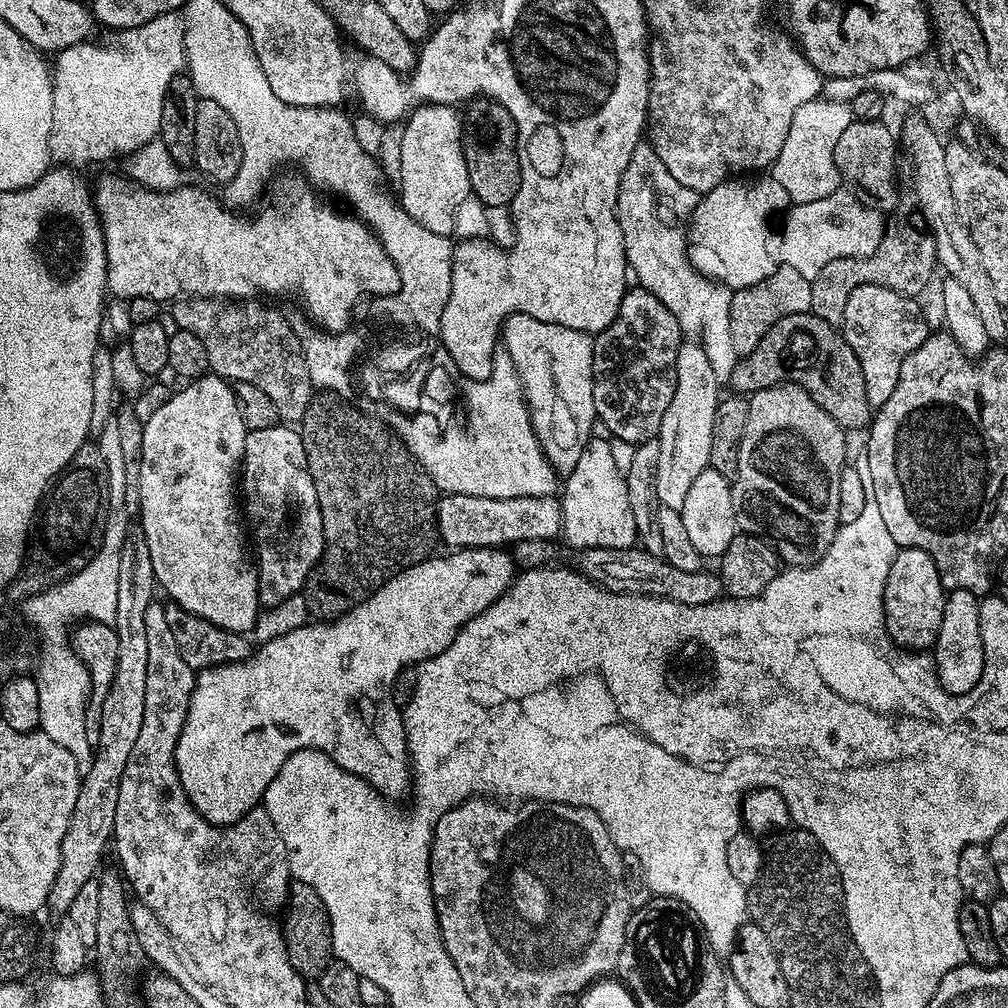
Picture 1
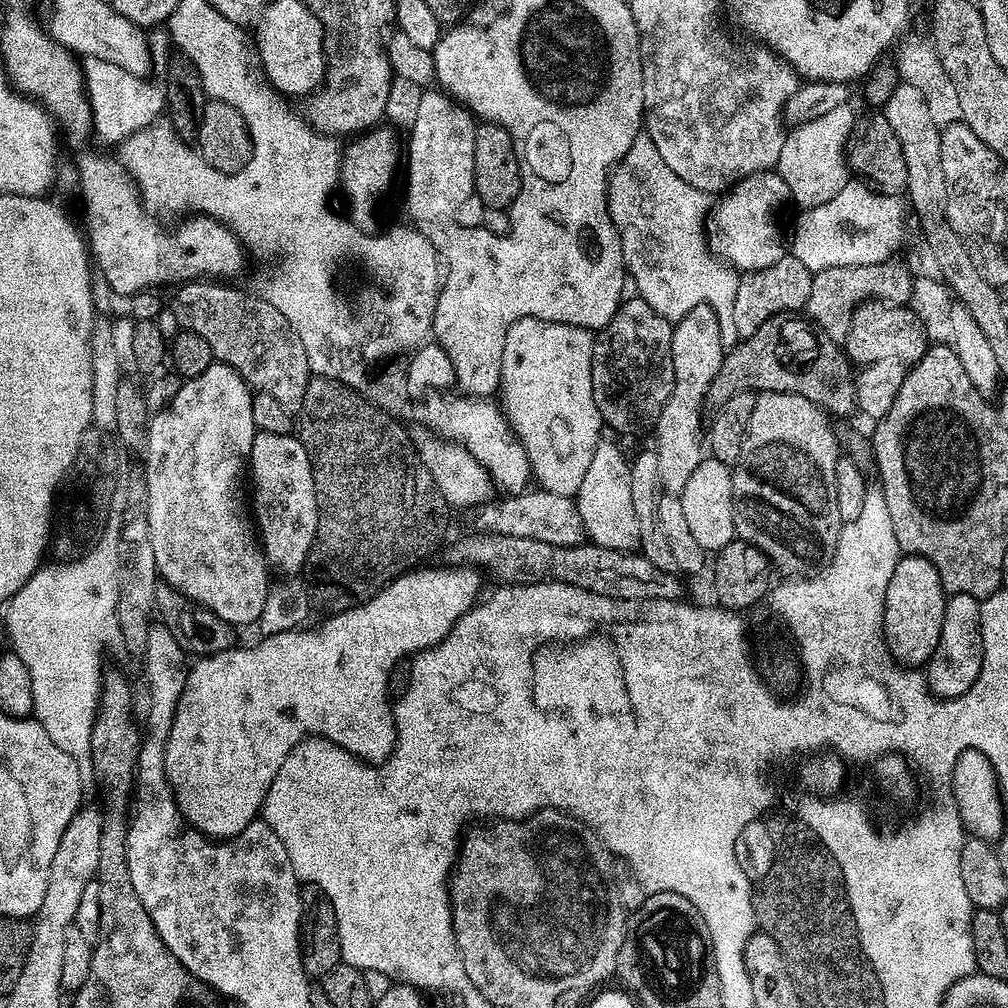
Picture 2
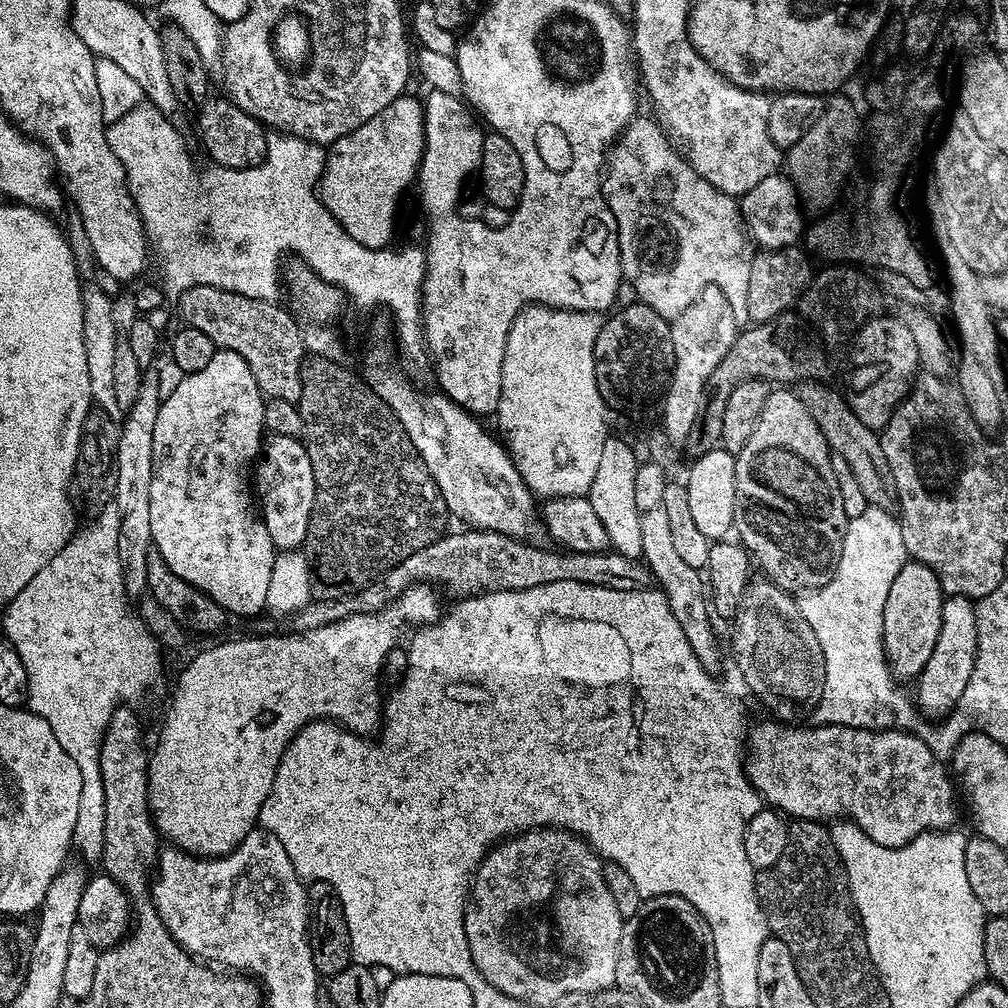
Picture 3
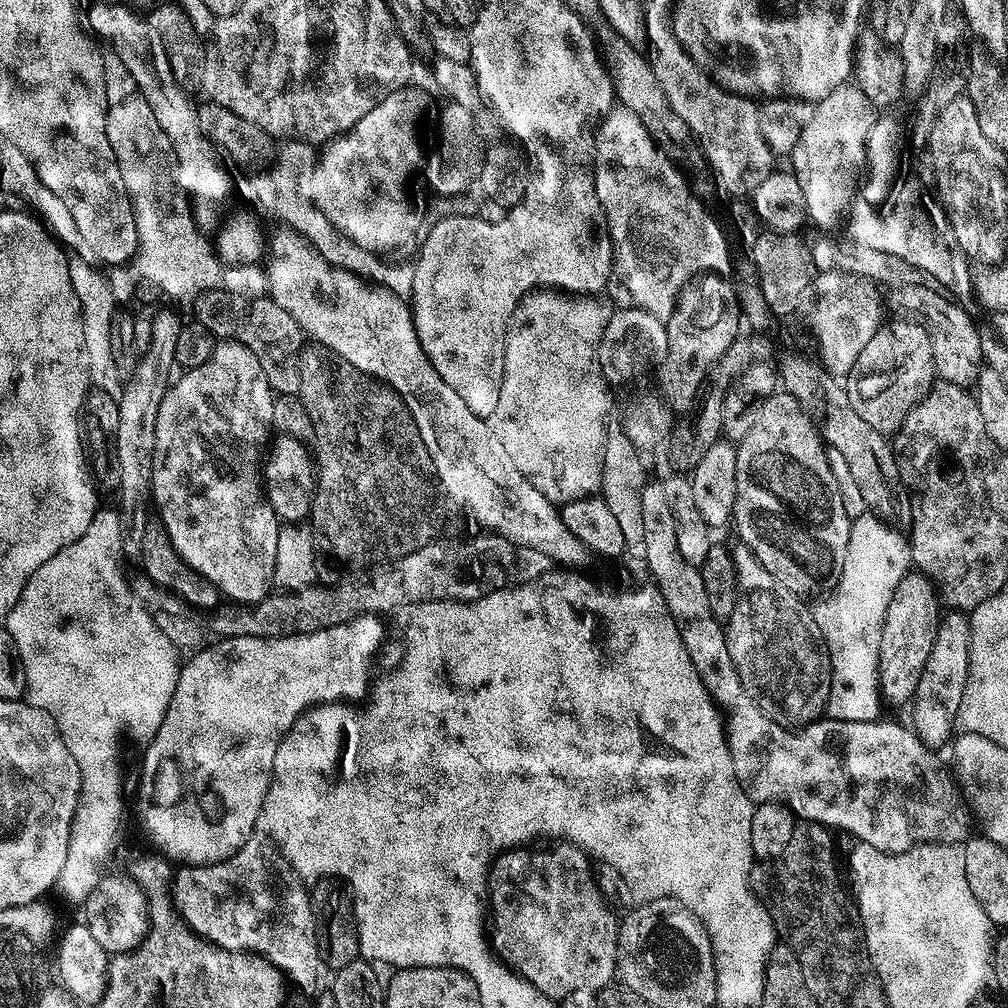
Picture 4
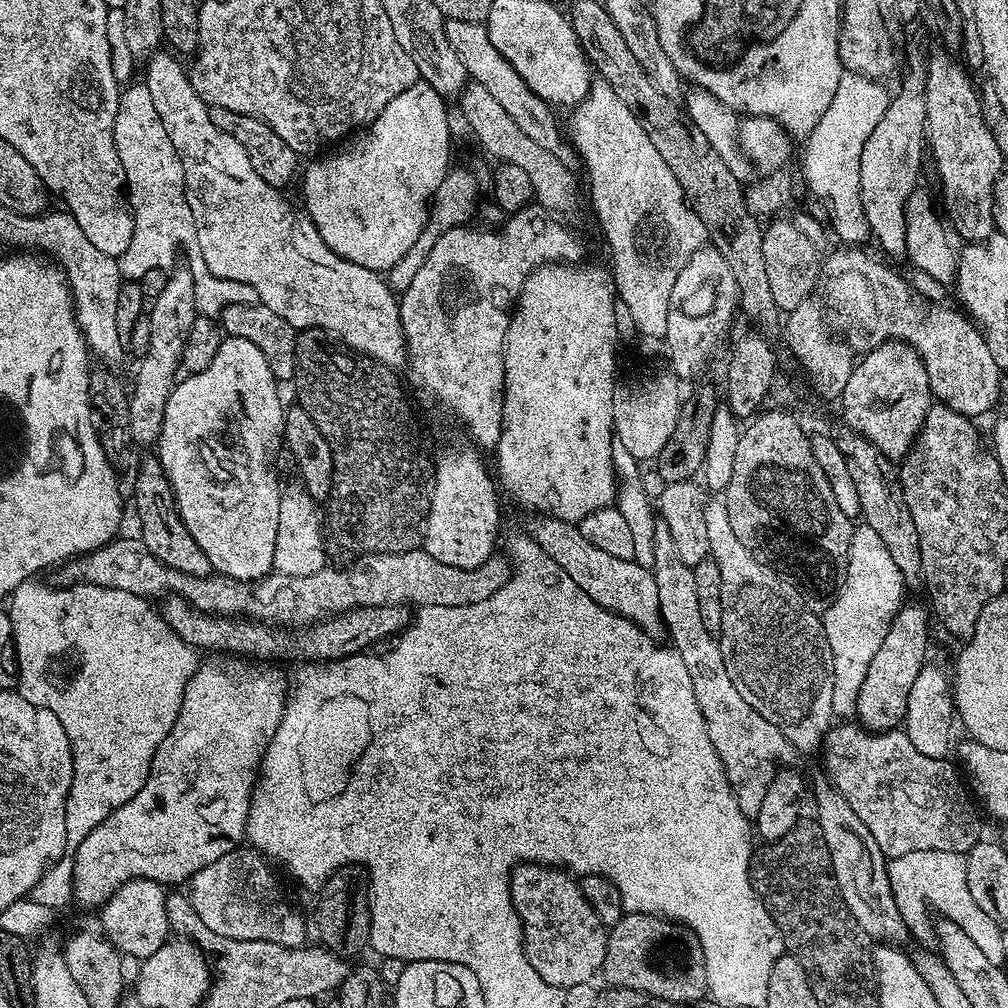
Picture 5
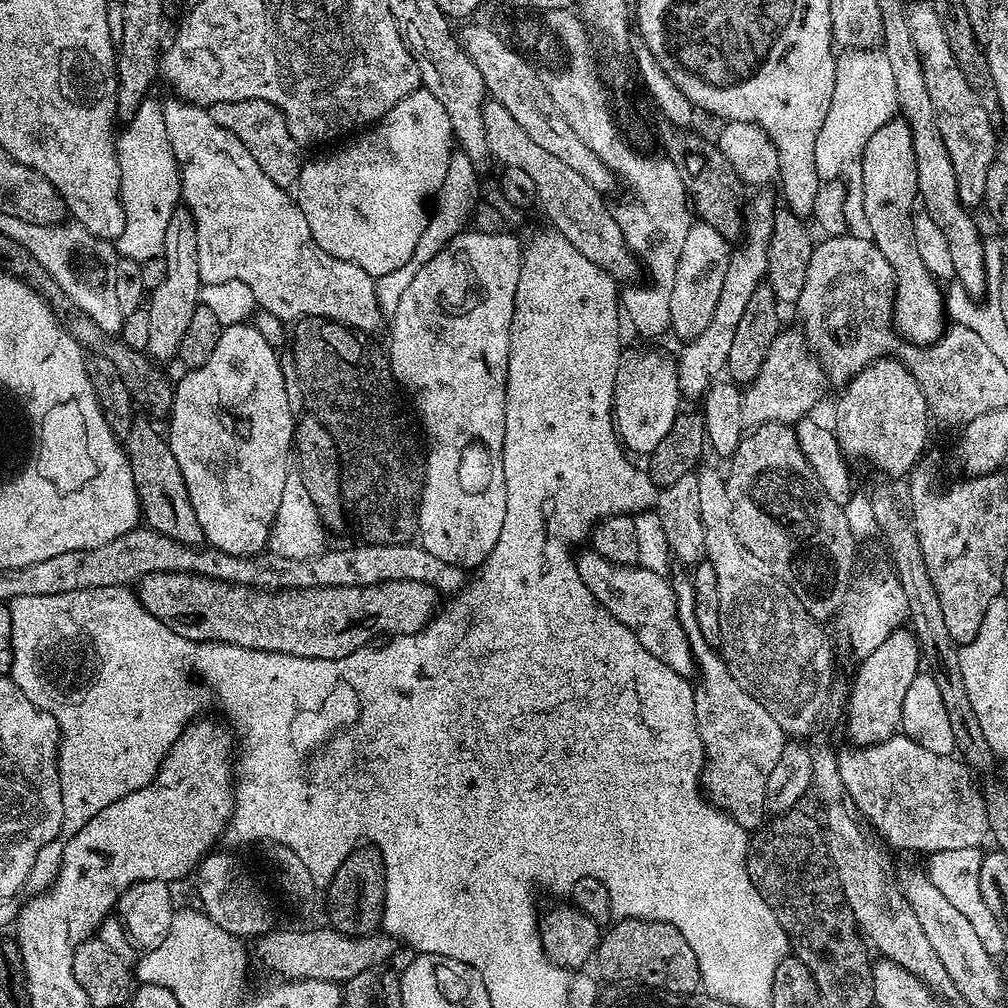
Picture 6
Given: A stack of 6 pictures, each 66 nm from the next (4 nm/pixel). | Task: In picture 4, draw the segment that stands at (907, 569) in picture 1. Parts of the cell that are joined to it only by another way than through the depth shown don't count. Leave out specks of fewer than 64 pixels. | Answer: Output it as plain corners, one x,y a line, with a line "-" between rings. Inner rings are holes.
910,570
898,582
896,593
890,598
890,606
886,610
886,618
882,626
882,642
880,643
880,676
879,695
885,704
907,705
918,687
923,667
930,656
932,644
935,642
936,630
942,619
942,605
936,595
936,588
931,580
919,570

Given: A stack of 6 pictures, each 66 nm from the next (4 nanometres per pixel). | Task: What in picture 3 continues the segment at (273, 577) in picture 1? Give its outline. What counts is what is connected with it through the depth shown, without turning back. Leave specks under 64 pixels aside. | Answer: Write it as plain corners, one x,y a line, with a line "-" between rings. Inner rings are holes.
277,435
271,439
263,445
262,455
254,468
254,492
260,495
258,504
262,509
262,523
265,532
270,534
273,549
296,550
308,539
308,527
316,501
314,470
303,439

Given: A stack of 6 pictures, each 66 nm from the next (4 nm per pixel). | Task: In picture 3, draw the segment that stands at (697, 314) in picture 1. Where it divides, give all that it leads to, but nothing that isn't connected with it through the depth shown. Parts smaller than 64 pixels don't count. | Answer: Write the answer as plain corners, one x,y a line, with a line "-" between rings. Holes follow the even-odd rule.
633,118
628,121
623,132
619,133
618,139
609,147
606,153
606,167
602,172
602,187
604,189
604,201
608,203
608,208
612,211
612,223
616,230
616,237
620,243
620,270
625,281
634,284
637,291
639,303
650,306
650,310
654,310
662,319
669,322
675,320
678,314
682,314
686,306
690,306
690,302
698,299
703,288
718,288
724,293
724,297
728,299
728,303
736,306
738,302
747,301
748,299
748,283
750,282
751,270
749,261
740,257
740,252
736,249
736,244
732,241
732,236
728,233
728,224
719,216
719,212
723,210
727,204
730,204
729,197
721,194
717,188
707,184
699,174
693,170
687,163
682,162
672,153
672,148
668,145
664,138
665,133
659,132
655,124
650,120
640,120
641,118

